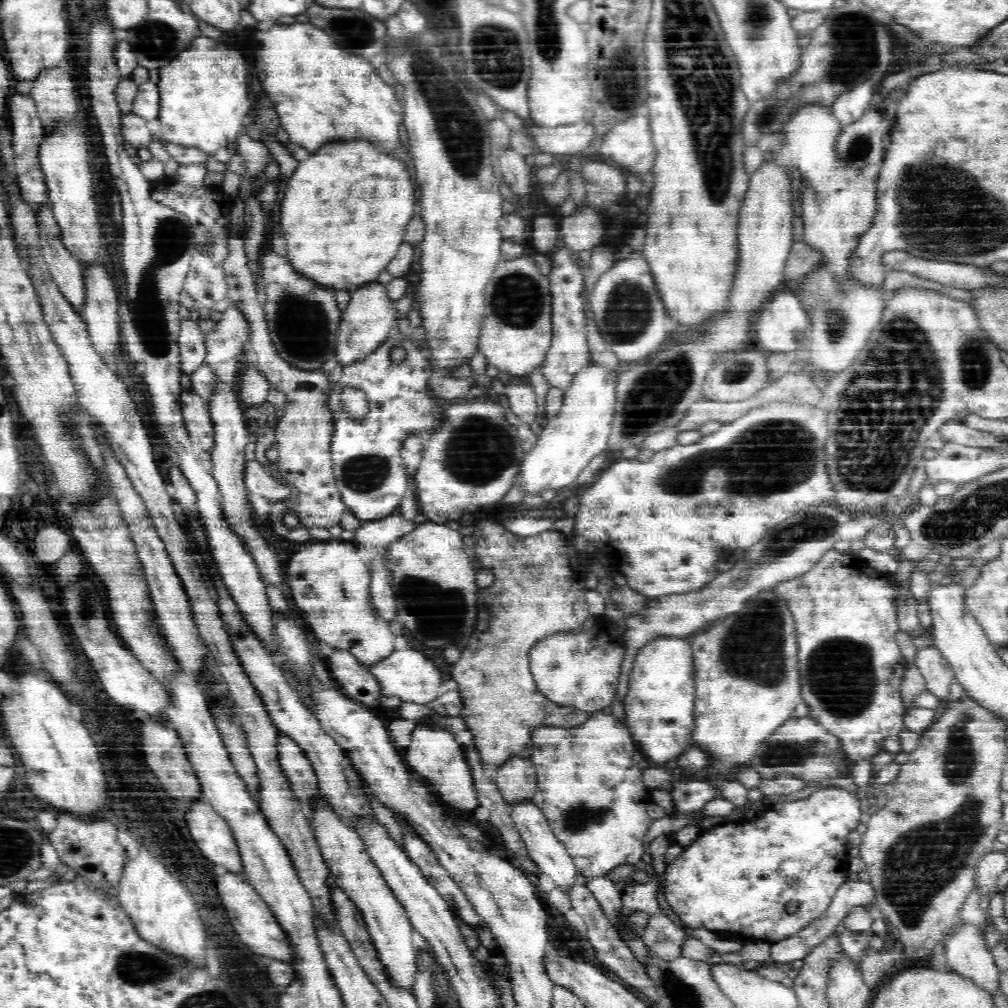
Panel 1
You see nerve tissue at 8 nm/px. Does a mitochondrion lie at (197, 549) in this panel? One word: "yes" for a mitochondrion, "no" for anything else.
no

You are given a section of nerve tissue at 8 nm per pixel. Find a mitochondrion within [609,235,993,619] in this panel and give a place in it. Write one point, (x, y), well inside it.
(877, 439)

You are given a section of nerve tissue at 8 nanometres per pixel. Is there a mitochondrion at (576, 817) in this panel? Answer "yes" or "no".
yes

